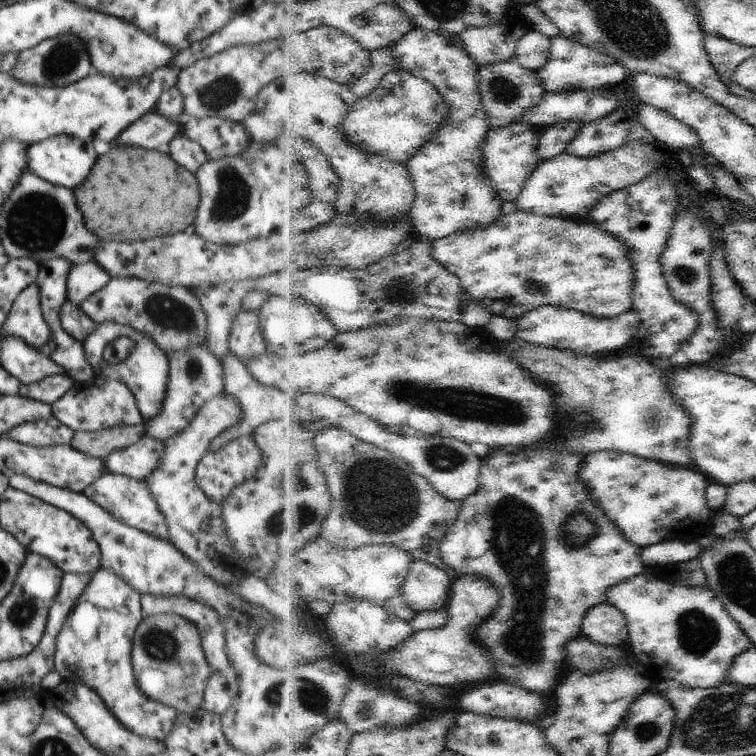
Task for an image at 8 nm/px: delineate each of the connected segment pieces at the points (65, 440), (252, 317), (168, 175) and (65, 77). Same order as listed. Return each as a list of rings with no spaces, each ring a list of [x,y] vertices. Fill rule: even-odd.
[[[53,416],[48,420],[25,422],[12,428],[6,436],[16,442],[35,447],[53,447],[56,445],[70,445],[75,431],[64,426]]]
[[[240,309],[232,322],[229,347],[231,353],[244,362],[268,352],[258,326],[257,313]]]
[[[114,146],[108,154],[98,158],[88,178],[74,188],[76,204],[84,224],[94,230],[100,240],[114,236],[118,236],[114,240],[124,236],[128,242],[144,240],[164,236],[168,232],[184,232],[184,228],[192,224],[201,198],[197,176],[178,166],[168,154],[146,152],[148,150]]]
[[[60,34],[59,37],[43,40],[40,44],[18,53],[18,60],[10,74],[12,78],[46,88],[64,88],[91,75],[93,66],[86,52],[86,44],[76,34]]]

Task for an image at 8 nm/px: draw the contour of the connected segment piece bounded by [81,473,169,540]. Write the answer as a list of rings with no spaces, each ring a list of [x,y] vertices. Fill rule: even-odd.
[[[116,473],[102,474],[100,478],[96,479],[96,482],[92,482],[92,486],[88,486],[81,493],[86,494],[92,502],[96,502],[98,506],[102,506],[104,510],[108,510],[114,518],[118,518],[126,526],[132,526],[132,528],[144,530],[144,532],[148,532],[152,536],[169,540],[166,518],[160,512],[160,508],[156,504],[156,498],[152,498],[152,494],[150,494],[145,481]]]

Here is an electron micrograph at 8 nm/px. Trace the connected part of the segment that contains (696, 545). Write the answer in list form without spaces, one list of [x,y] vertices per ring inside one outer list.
[[[680,539],[672,542],[661,542],[644,549],[644,562],[652,570],[657,567],[668,568],[669,566],[698,559],[704,554],[706,548],[702,548],[698,540],[693,542],[680,542]]]

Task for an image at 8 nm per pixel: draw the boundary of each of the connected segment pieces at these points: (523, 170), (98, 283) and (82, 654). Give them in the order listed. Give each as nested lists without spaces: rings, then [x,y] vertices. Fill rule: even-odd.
[[[526,122],[493,130],[488,134],[484,145],[485,165],[488,166],[493,185],[496,190],[500,190],[500,196],[505,202],[518,202],[536,170],[543,165],[544,158],[540,156],[542,133],[536,126],[531,127]]]
[[[96,261],[72,263],[67,274],[68,301],[82,304],[110,282],[111,276]]]
[[[104,567],[92,571],[92,578],[80,600],[68,614],[56,639],[54,669],[63,680],[81,682],[96,691],[118,722],[140,738],[163,741],[176,726],[178,711],[154,702],[136,686],[132,664],[132,642],[136,627],[144,620],[141,594]]]

